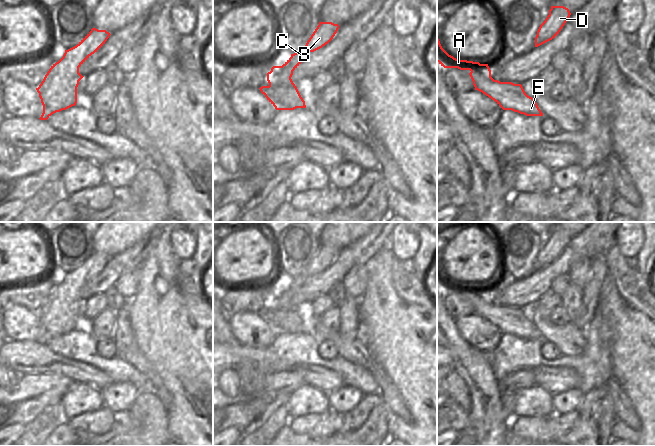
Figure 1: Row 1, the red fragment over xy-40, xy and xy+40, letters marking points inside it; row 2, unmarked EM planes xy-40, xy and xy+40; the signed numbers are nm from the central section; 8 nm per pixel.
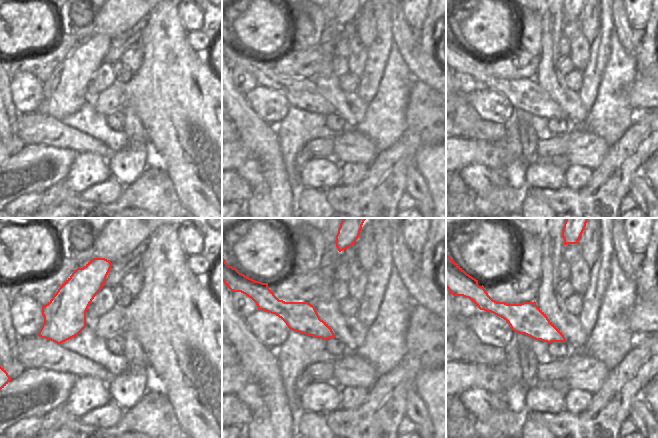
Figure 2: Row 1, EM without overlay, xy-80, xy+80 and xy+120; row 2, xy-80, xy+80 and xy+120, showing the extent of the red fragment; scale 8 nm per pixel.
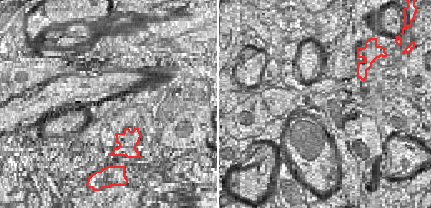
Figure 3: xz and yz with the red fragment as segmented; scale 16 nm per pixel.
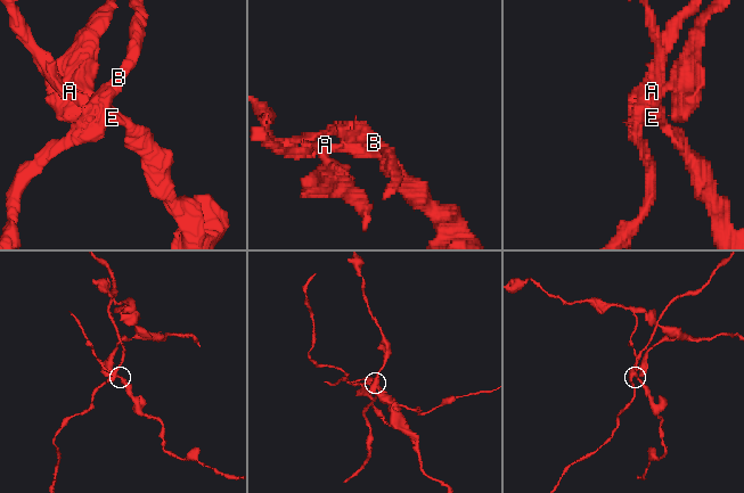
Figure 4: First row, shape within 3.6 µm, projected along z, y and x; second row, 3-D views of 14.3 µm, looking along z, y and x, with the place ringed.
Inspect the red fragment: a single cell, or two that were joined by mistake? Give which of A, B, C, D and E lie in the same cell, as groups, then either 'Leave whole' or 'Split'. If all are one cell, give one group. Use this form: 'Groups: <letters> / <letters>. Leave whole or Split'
Groups: A E / B C D. Split.

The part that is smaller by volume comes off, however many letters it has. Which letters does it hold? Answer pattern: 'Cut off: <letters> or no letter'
Cut off: B, C, D.

